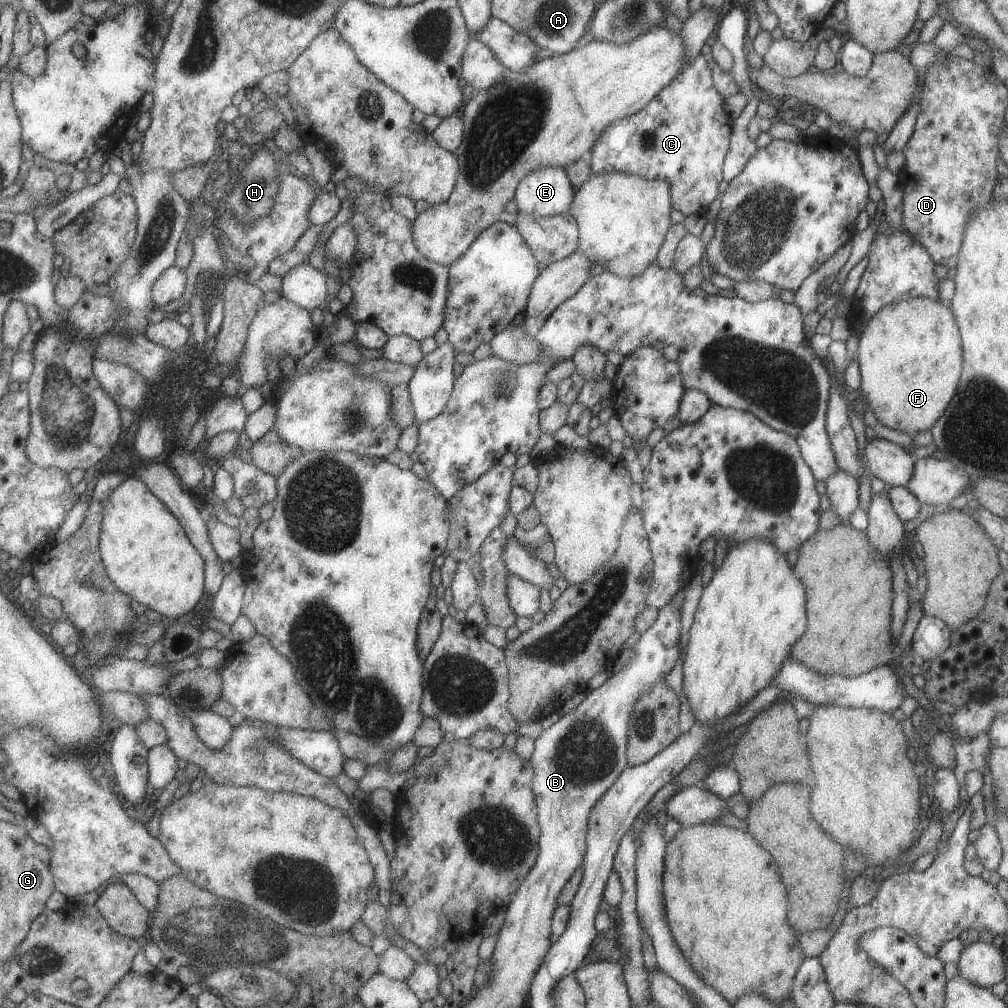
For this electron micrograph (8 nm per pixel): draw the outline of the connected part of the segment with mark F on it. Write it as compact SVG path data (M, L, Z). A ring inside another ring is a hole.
M911 297L885 305L865 323L857 338L859 394L871 408L875 420L891 430L905 432L909 437L930 430L947 408L951 396L955 394L961 374L960 334L949 304L942 300Z

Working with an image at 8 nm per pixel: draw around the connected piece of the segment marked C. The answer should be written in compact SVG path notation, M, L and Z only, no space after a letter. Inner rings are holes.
M697 55L686 69L679 72L639 112L614 120L602 130L590 148L591 174L615 171L642 179L665 181L669 187L672 210L681 212L685 217L695 213L703 217L717 196L717 186L722 180L722 164L728 153L732 133L732 123L727 112L724 112L722 100L722 96L715 90L707 56Z

